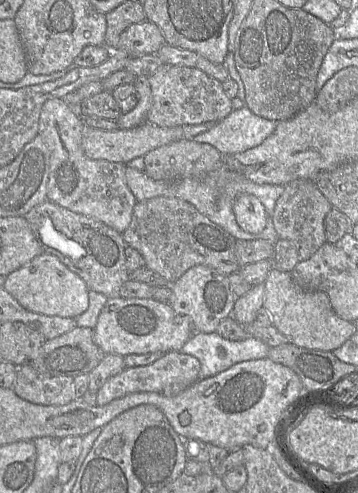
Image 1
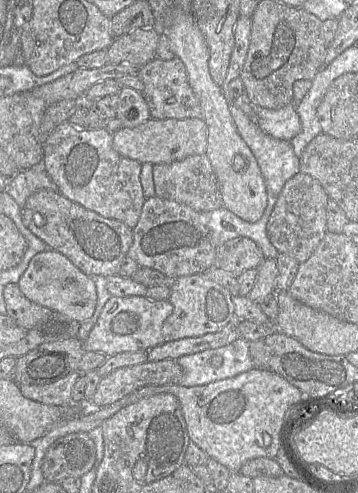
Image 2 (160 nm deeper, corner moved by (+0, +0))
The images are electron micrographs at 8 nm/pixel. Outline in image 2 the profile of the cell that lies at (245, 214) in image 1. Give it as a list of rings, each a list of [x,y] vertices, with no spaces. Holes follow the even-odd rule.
[[[179,13],[176,15],[172,23],[161,32],[167,35],[171,42],[173,52],[185,65],[189,85],[199,100],[203,113],[203,120],[205,121],[208,130],[206,155],[216,175],[223,206],[246,222],[255,223],[262,217],[267,206],[267,186],[255,156],[234,124],[229,104],[223,95],[221,87],[213,81],[210,75],[208,68],[210,52],[207,42],[194,18],[187,13]]]

